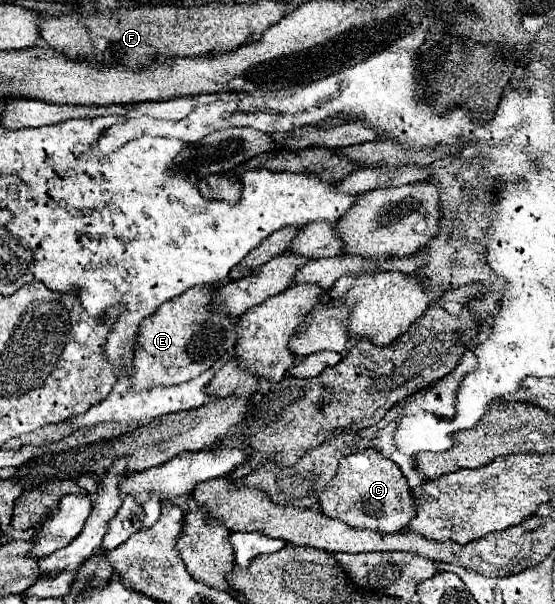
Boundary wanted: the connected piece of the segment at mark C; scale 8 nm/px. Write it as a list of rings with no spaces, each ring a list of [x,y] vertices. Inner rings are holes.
[[[364,448],[340,460],[336,476],[330,486],[318,496],[320,512],[350,524],[352,528],[366,528],[382,534],[394,534],[408,526],[414,518],[416,502],[410,496],[410,486],[402,470],[382,456],[376,448]]]

